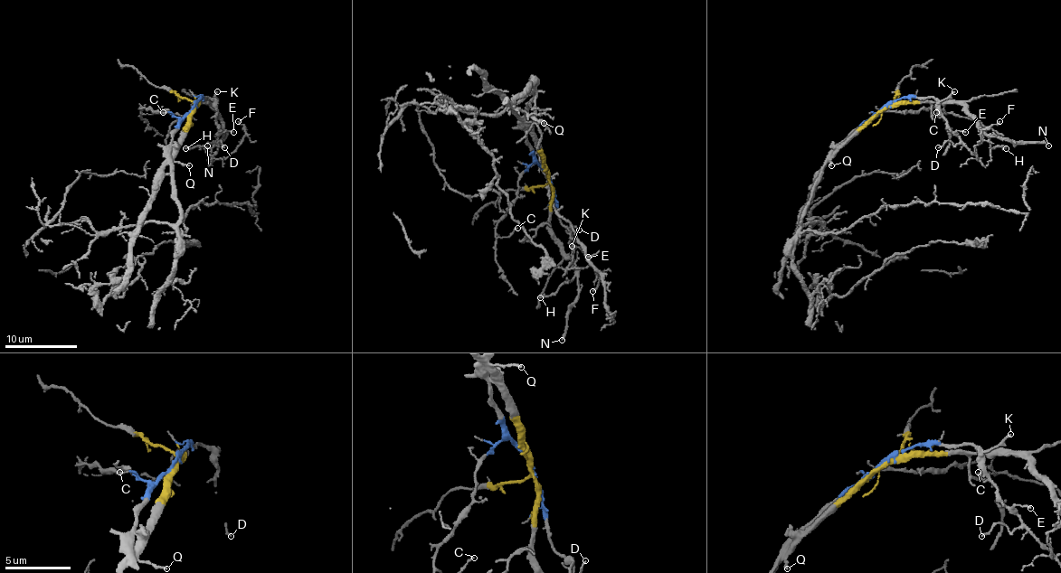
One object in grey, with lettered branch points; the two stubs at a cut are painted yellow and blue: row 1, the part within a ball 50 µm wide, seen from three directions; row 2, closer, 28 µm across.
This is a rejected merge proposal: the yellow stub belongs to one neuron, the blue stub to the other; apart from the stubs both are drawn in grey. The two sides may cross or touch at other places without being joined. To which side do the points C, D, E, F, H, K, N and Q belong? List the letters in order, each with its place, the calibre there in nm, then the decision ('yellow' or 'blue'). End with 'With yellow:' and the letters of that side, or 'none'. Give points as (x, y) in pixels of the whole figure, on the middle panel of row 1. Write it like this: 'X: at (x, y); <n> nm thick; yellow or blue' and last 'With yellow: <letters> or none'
C: at (517, 228); 130 nm thick; blue
D: at (579, 230); 110 nm thick; blue
E: at (588, 257); 110 nm thick; blue
F: at (592, 291); 150 nm thick; blue
H: at (540, 297); 240 nm thick; yellow
K: at (572, 246); 160 nm thick; blue
N: at (562, 340); 190 nm thick; yellow
Q: at (544, 123); 190 nm thick; yellow
With yellow: H, N, Q

